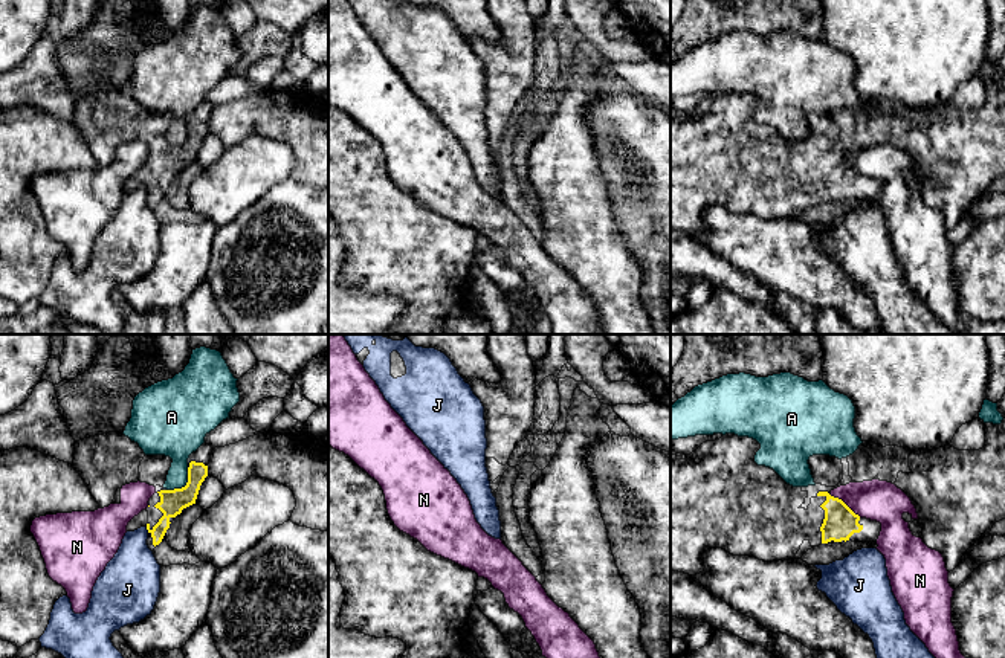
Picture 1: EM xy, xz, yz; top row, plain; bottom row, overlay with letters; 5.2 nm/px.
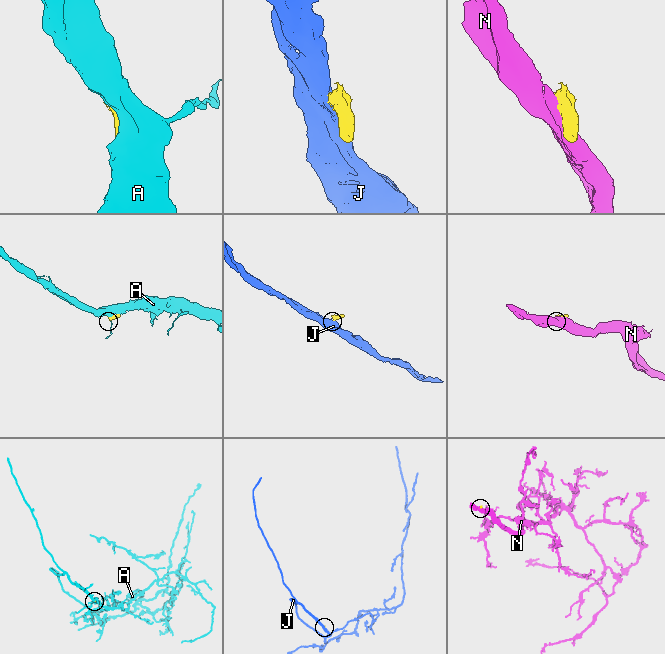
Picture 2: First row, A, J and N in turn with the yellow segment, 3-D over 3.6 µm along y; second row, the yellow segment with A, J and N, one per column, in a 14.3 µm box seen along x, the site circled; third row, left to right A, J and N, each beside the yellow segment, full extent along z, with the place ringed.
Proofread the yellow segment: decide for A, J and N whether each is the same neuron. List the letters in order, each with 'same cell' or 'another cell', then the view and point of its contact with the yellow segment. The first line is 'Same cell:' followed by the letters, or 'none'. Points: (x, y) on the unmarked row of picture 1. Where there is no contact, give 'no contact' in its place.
Same cell: none
A: another cell; meets yellow in xy at (185, 144)
J: another cell; meets yellow in xy at (147, 187)
N: another cell; meets yellow in yz at (843, 161)

